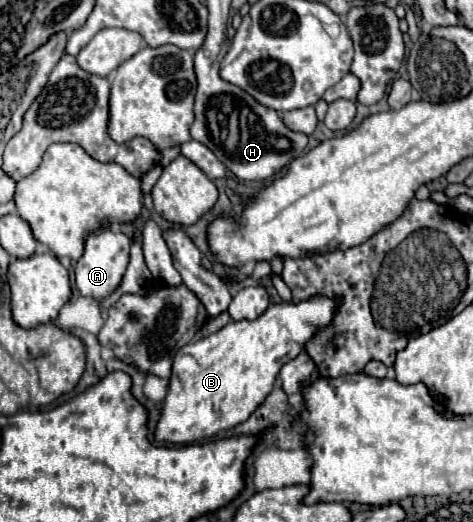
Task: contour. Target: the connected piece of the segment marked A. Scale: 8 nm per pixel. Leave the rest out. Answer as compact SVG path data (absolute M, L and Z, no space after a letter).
M103 227L89 235L89 239L85 241L85 253L75 265L77 289L83 297L105 299L121 285L123 273L129 263L129 245L129 239L115 227Z

